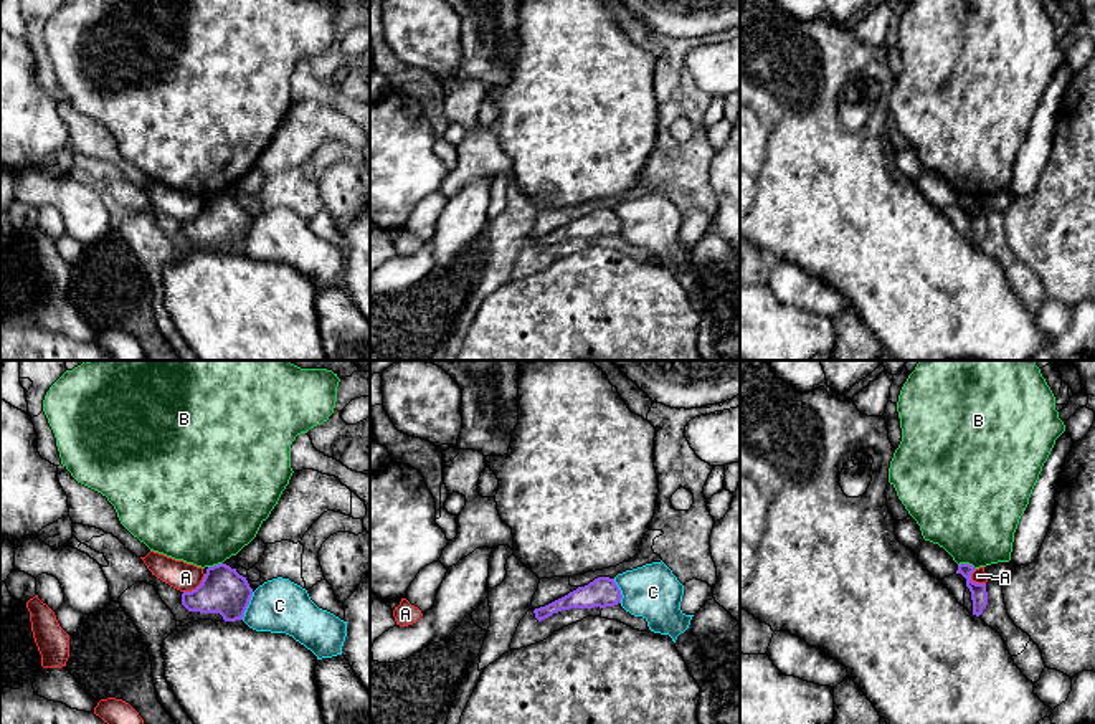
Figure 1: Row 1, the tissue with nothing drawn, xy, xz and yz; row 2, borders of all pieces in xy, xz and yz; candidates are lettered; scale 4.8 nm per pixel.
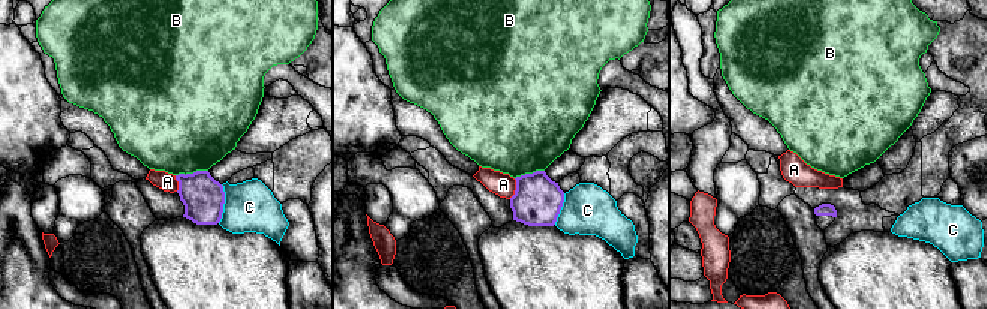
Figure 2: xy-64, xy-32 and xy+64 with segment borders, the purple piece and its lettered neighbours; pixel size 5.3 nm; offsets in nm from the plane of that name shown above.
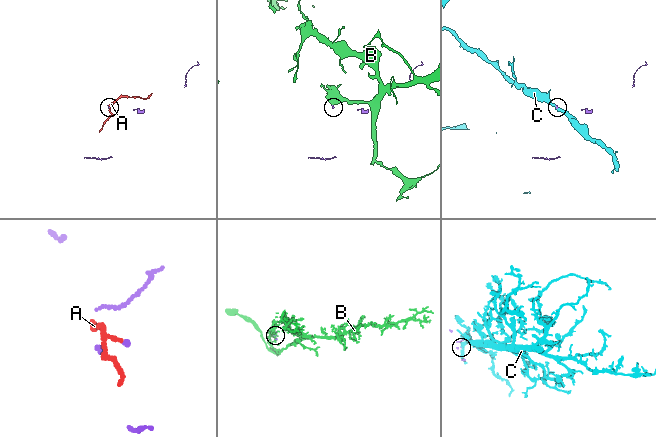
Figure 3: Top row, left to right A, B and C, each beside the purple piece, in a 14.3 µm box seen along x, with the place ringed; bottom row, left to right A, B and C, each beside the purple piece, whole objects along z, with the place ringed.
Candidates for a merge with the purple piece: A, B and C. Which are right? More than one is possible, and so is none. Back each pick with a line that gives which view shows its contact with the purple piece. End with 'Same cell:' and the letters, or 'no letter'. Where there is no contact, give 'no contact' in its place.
Same cell: no letter

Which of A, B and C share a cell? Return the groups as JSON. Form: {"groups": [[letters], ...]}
{"groups": [["A"], ["B"], ["C"]]}

